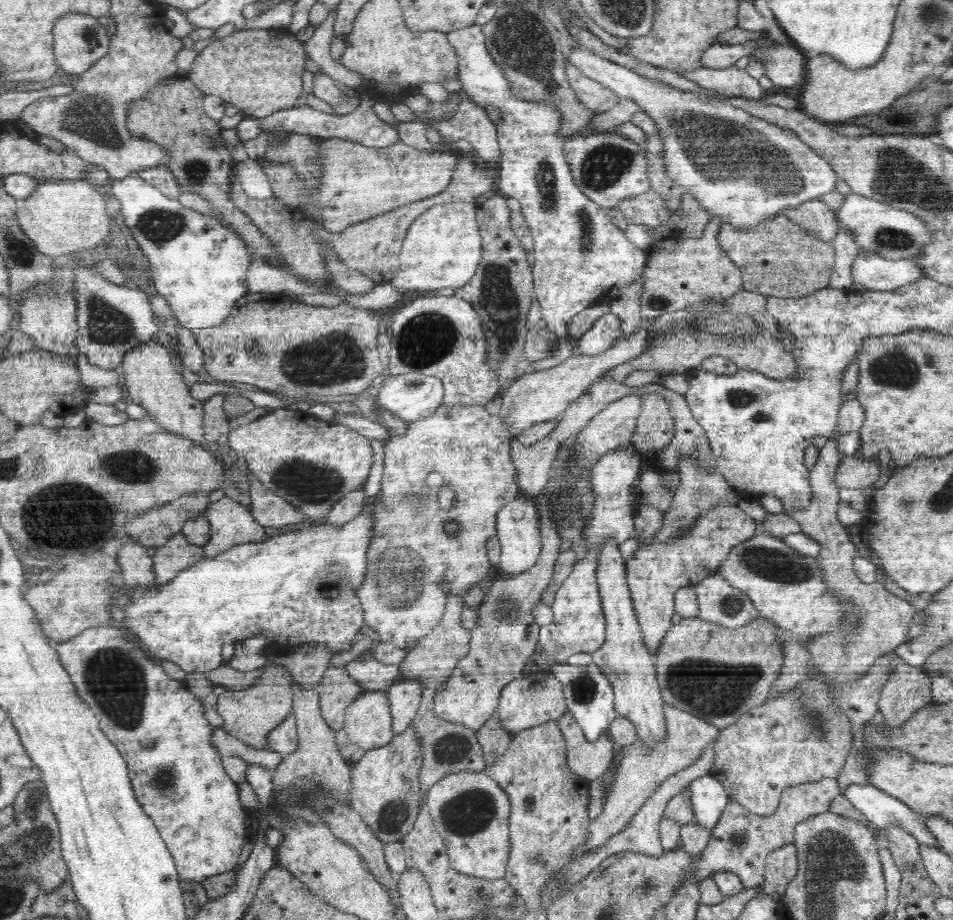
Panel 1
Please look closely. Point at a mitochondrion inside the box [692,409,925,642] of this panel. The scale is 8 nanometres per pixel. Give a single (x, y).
(771, 564)

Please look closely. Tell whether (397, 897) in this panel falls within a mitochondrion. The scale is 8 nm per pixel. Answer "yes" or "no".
no

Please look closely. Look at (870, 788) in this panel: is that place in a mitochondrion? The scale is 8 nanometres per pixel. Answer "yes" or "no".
no

